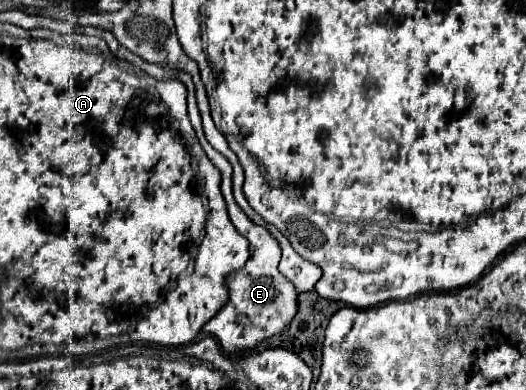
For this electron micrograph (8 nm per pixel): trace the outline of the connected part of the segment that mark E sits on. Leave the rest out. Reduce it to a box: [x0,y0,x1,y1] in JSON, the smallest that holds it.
[78,26,298,356]

